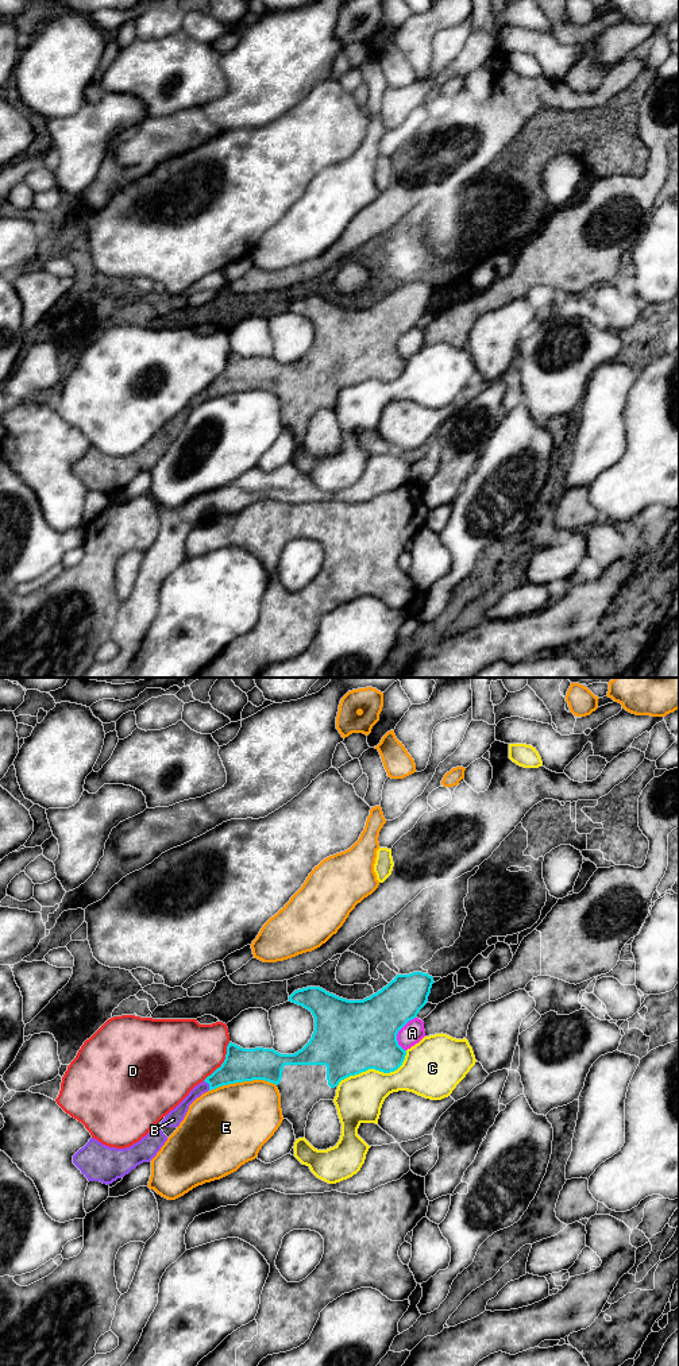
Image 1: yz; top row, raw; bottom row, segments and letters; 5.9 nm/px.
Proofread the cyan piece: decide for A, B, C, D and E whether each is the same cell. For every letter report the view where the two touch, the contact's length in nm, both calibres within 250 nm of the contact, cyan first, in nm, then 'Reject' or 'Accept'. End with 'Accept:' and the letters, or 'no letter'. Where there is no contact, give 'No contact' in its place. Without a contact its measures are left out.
A: Touches cyan in yz. Shared border 220 nm. Thickness 440 nm (cyan) against 140 nm. Reject
B: Touches cyan in yz. Shared border 70 nm. Thickness 190 nm (cyan) against 80 nm. Accept
C: Touches cyan in yz. Shared border 480 nm. Thickness 440 nm (cyan) against 280 nm. Reject
D: Touches cyan in yz. Shared border 280 nm. Thickness 190 nm (cyan) against 400 nm. Reject
E: Touches cyan in yz. Shared border 400 nm. Thickness 190 nm (cyan) against 460 nm. Reject
Accept: B

